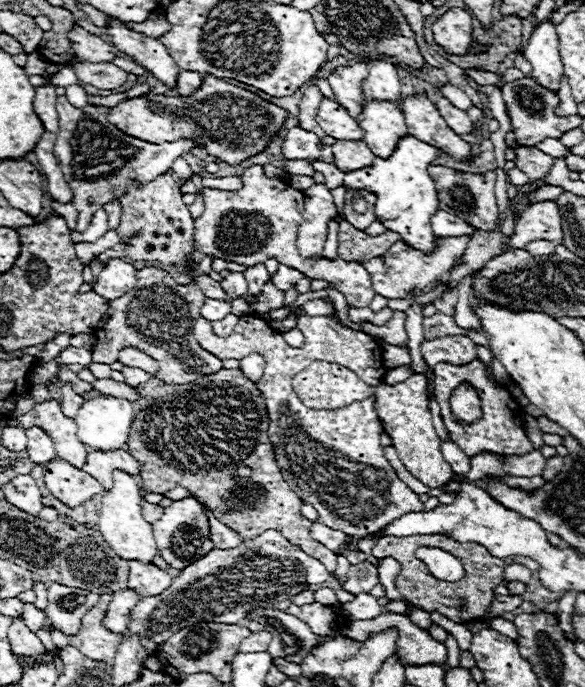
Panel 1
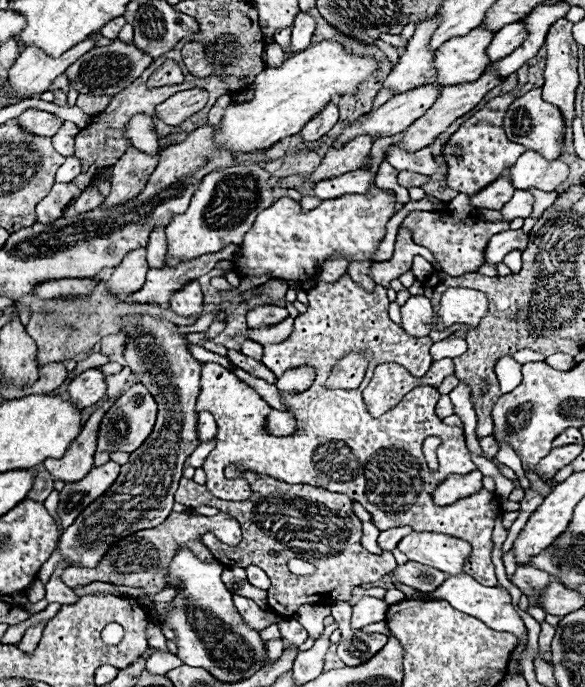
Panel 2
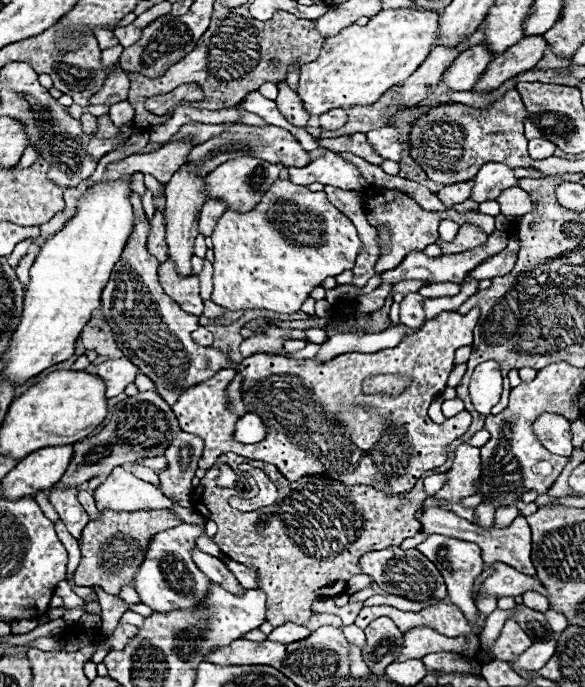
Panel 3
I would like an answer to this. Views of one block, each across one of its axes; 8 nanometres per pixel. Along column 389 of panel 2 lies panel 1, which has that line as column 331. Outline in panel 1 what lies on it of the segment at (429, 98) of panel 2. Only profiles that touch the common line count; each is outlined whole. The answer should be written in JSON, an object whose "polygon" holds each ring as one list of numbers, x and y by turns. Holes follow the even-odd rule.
{"polygon":[[322,98,316,120,320,128,336,140,364,140,364,132,358,122,334,100]]}

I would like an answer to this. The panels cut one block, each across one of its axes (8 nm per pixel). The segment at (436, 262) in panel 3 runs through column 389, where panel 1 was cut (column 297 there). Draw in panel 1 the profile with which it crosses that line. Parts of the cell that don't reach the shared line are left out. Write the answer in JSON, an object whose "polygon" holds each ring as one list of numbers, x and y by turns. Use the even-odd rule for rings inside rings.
{"polygon":[[280,264,278,272,276,272,270,280,272,280,272,284,274,284,278,290,286,292,286,290,290,290,290,288,292,288,298,280,302,280,302,278,304,278,302,272,298,272,298,270,294,270,294,268,288,268,288,266]]}

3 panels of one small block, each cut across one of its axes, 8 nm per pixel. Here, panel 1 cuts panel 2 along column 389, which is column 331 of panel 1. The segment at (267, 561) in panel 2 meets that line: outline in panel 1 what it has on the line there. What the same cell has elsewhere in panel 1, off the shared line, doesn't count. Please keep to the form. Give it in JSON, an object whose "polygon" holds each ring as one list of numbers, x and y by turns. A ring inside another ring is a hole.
{"polygon":[[236,368,236,370,220,370,216,374,204,376,192,384,164,384,152,378,146,384,136,386,140,398,132,402,134,420,128,438,130,456,140,462,142,468,142,488,150,494,166,494,176,486,188,488,196,494,214,516,236,530,242,540,252,540,266,530,280,532,290,544,296,544,308,556,318,558,330,572,336,572,336,554,324,548,320,542,312,540,310,528,312,522,300,514,300,506,304,504,296,492,290,490,288,482,282,478,280,468,274,460,274,448,268,440,268,410,264,398,260,396,256,384],[240,464,248,464,252,468,252,476,248,480,236,480,232,472,240,468]]}

